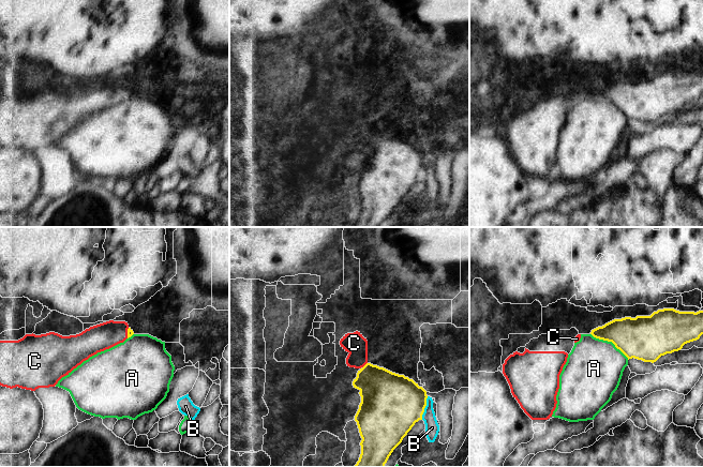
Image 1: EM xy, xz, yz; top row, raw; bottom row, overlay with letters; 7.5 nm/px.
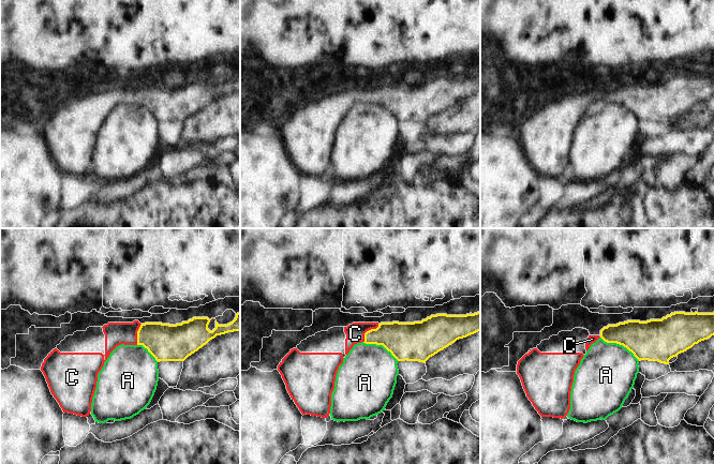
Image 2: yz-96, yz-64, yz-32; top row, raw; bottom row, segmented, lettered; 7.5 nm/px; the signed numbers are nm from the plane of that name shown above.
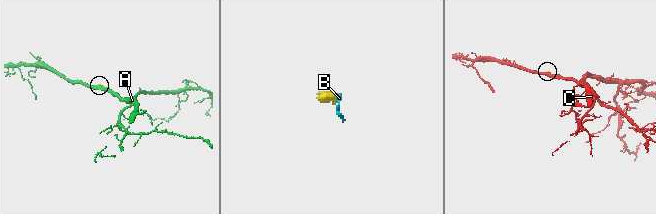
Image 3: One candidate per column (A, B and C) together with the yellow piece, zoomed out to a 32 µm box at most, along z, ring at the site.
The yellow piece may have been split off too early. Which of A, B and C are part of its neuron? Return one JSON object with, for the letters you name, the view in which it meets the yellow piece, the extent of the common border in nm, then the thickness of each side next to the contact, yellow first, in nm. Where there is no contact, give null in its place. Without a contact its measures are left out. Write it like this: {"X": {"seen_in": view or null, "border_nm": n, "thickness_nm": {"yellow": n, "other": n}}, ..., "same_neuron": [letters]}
{"C": {"seen_in": "xz", "border_nm": 60, "thickness_nm": {"yellow": 340, "other": 160}}, "same_neuron": ["C"]}

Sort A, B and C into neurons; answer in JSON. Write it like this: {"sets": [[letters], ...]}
{"sets": [["A"], ["B"], ["C"]]}

